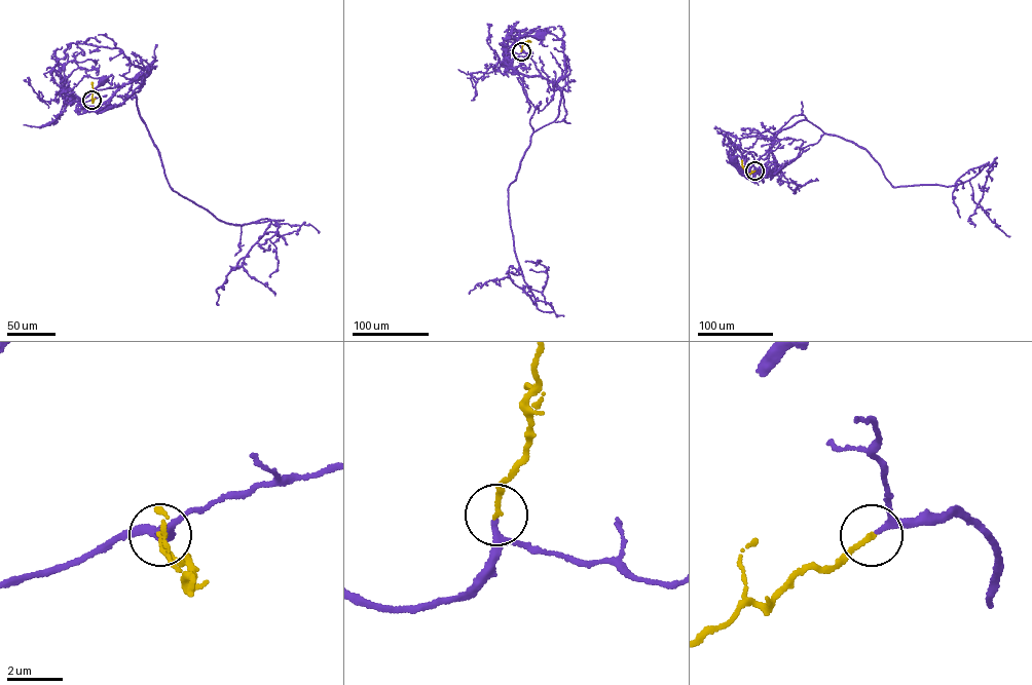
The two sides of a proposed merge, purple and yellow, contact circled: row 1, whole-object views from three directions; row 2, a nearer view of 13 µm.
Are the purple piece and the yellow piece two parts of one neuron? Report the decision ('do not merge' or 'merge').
merge

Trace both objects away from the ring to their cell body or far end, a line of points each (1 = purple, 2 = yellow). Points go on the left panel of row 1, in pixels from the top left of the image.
1: (91, 100), (81, 107), (97, 107), (119, 88), (118, 85), (89, 90), (82, 98), (88, 97), (103, 80)
2: (91, 100), (91, 82)

